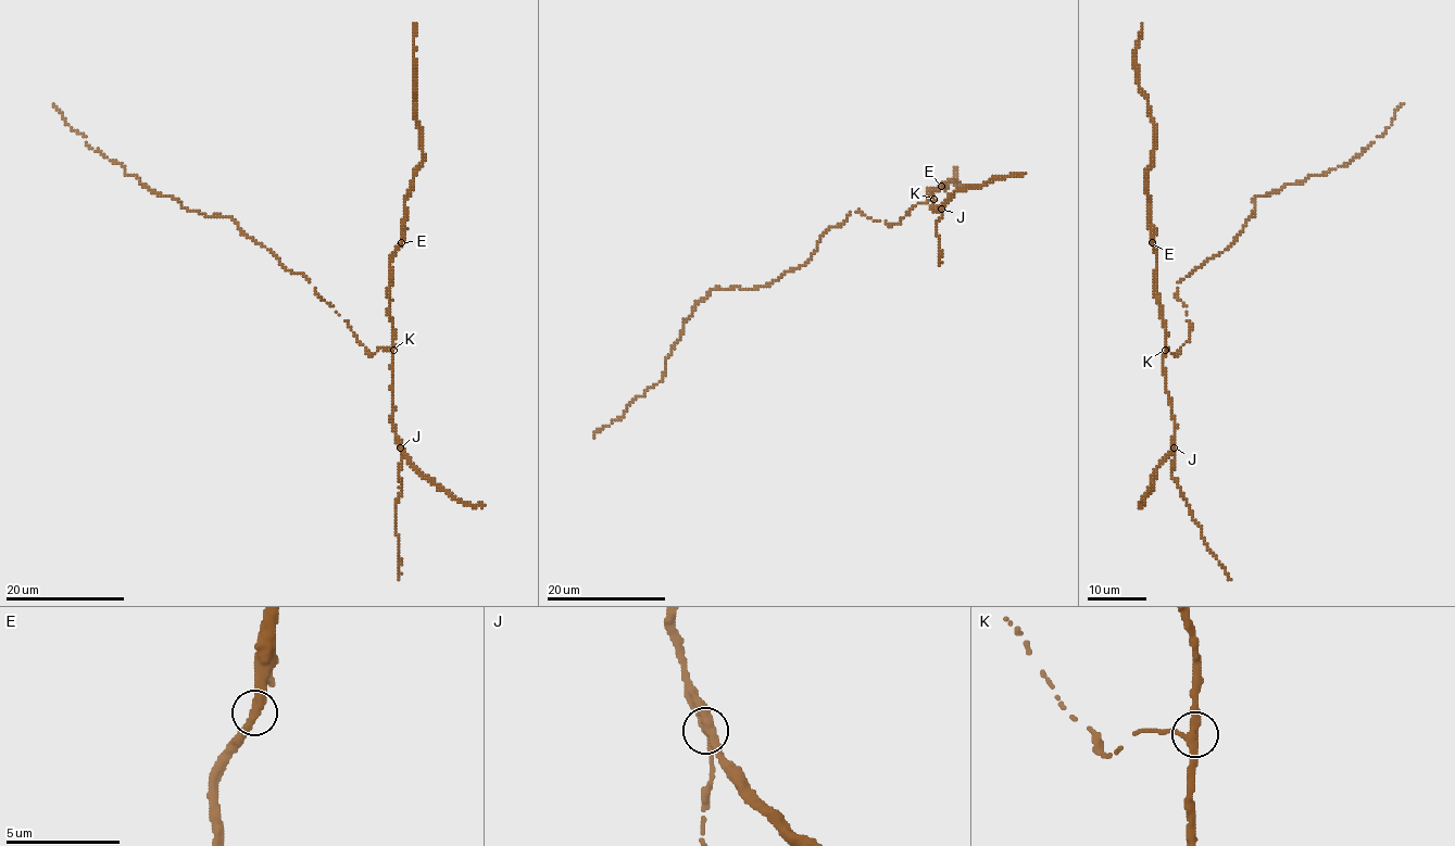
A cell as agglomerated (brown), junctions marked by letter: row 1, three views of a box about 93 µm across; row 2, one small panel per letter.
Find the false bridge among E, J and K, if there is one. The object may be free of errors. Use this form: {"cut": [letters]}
{"cut": []}

